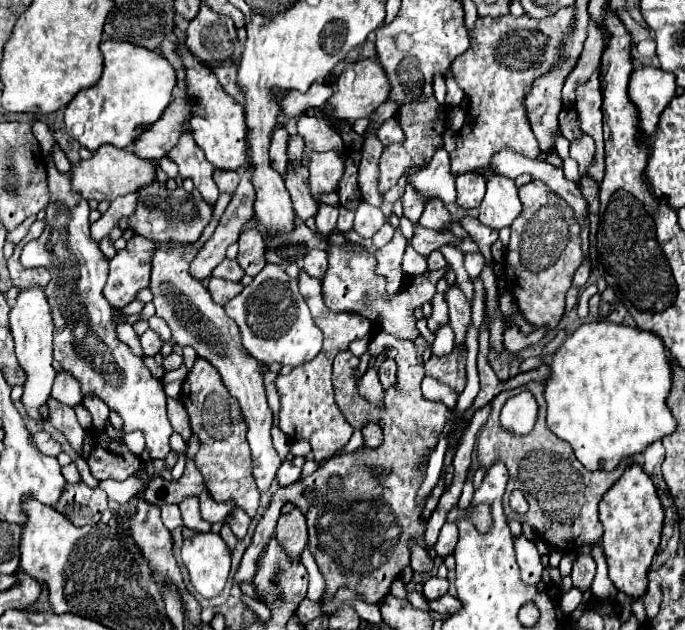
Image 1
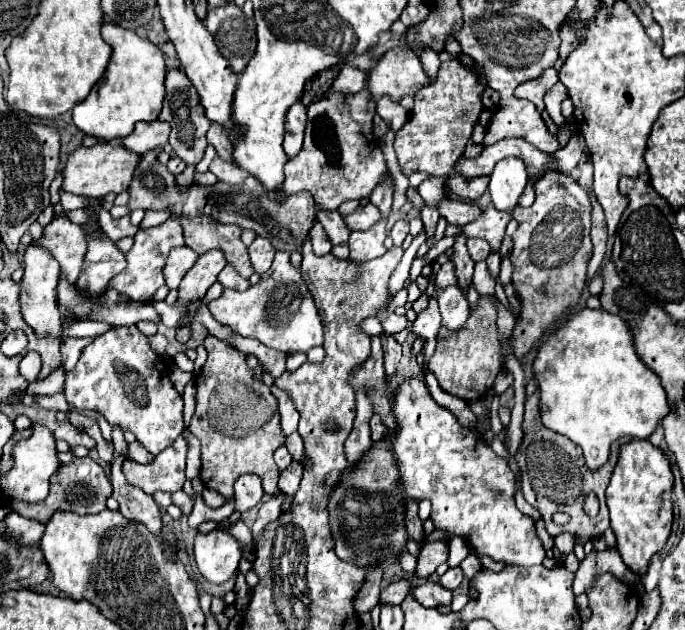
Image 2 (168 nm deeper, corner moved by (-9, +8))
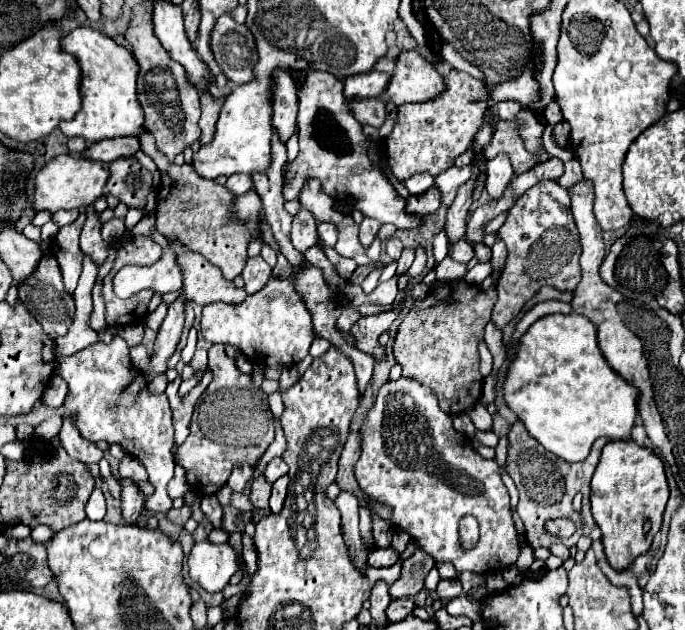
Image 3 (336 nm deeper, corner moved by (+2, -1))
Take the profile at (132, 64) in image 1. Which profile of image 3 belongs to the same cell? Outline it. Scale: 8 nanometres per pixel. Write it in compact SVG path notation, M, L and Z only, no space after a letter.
M89 26L71 30L61 40L61 50L75 56L81 68L81 110L73 120L61 120L59 130L65 136L83 136L89 144L115 136L141 136L143 112L137 104L137 62L133 54L109 36Z

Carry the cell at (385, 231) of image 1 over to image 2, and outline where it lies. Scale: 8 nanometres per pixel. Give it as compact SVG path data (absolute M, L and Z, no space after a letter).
M396 221L390 229L390 237L394 239L394 245L402 245L406 235L408 235L408 221Z

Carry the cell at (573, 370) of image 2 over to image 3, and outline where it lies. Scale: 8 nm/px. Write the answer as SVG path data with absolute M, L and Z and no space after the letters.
M547 314L539 318L519 338L515 358L511 360L503 382L505 404L525 424L529 436L567 462L585 460L591 444L601 436L607 436L611 440L631 438L631 428L637 416L637 388L621 380L609 368L597 346L595 330L597 328L579 314Z

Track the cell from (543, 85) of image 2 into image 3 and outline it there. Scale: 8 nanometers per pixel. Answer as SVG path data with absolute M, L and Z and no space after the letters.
M499 102L487 108L485 112L485 120L489 120L489 116L499 116L501 120L513 120L513 116L517 116L517 112L521 110L521 104L517 102Z

